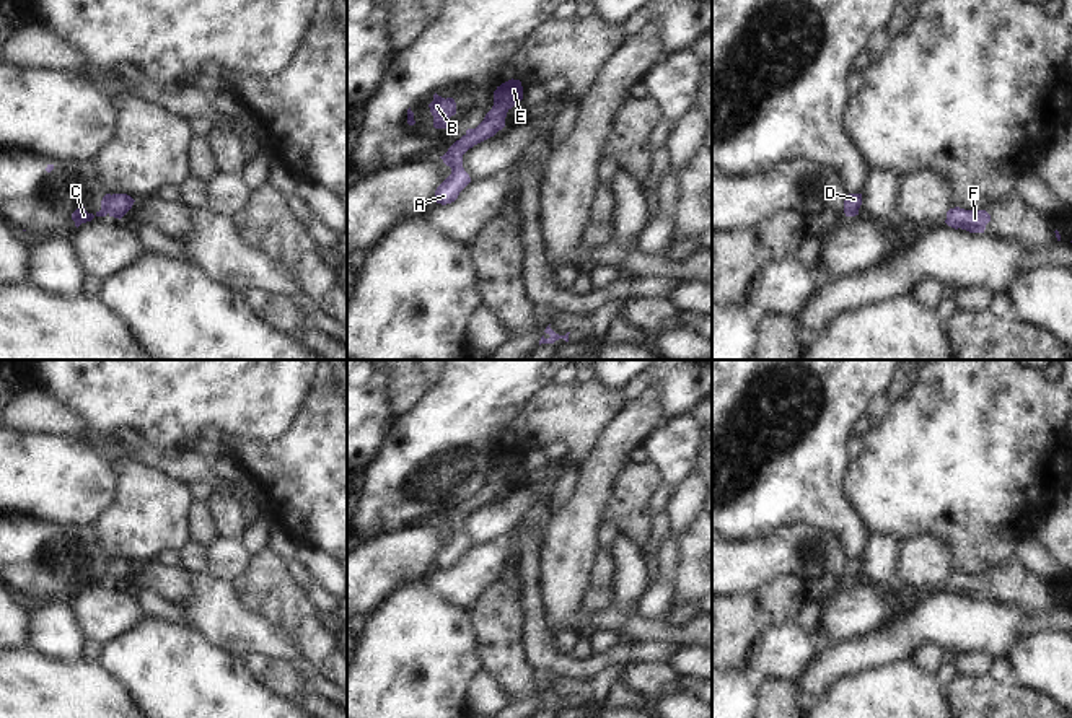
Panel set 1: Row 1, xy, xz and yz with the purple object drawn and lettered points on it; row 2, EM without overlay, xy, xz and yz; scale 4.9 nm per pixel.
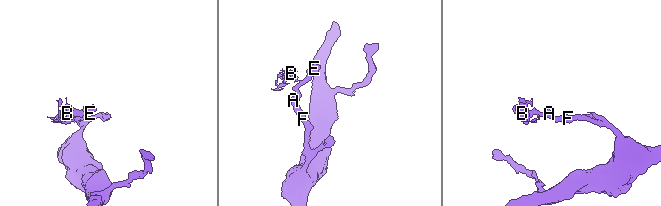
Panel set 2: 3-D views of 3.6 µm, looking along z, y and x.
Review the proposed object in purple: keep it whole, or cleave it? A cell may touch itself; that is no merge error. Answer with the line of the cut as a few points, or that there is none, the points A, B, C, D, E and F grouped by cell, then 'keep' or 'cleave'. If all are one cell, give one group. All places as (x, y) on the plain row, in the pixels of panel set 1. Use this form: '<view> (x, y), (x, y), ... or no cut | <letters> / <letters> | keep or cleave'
xy (111, 560), (106, 577) | A D E F / B C | cleave

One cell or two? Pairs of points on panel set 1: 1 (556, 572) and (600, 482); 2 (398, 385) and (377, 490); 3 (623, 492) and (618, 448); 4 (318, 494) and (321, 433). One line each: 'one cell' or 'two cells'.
1: one cell
2: two cells
3: two cells
4: one cell

